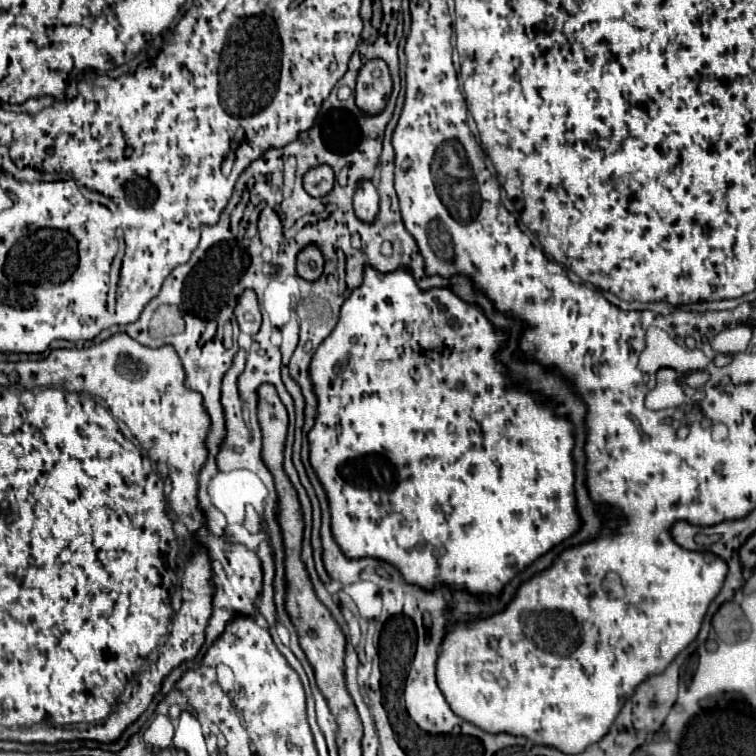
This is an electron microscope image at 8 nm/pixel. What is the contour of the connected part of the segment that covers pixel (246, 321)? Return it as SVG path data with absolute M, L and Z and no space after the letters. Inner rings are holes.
M249 289L243 291L243 295L239 297L239 301L235 305L235 317L237 317L239 329L243 333L255 335L255 331L259 331L259 327L261 327L261 311L259 311L255 291L249 291Z

